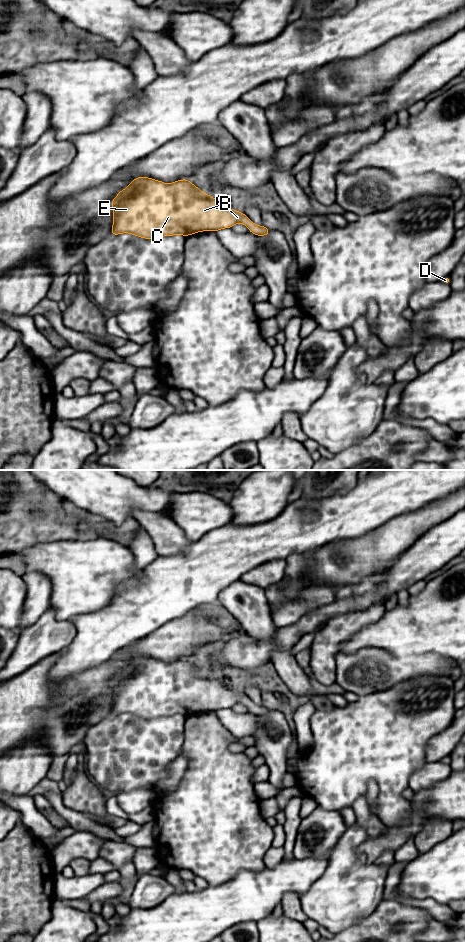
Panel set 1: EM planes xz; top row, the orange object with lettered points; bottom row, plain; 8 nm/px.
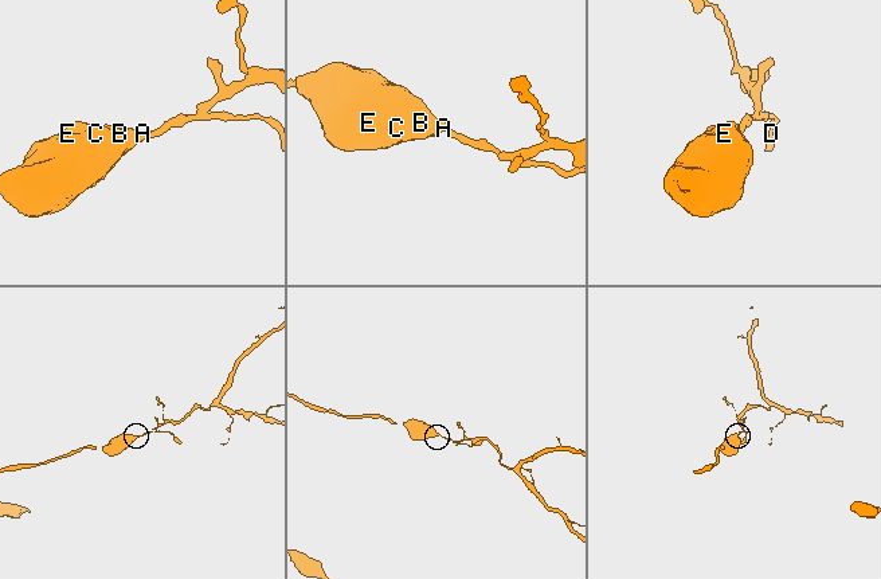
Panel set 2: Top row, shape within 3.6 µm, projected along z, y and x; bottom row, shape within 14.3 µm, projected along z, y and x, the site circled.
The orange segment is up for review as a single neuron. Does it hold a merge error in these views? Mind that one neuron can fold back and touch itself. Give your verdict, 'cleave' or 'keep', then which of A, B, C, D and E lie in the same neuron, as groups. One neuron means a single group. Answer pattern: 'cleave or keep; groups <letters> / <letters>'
cleave; groups A B C E / D

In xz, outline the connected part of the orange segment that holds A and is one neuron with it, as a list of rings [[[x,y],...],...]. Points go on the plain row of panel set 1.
[[[136,657],[130,665],[122,669],[111,681],[113,689],[113,706],[110,715],[130,713],[143,719],[155,719],[164,716],[183,715],[189,716],[202,711],[218,711],[225,708],[232,708],[237,703],[242,703],[250,708],[250,711],[258,710],[258,706],[244,693],[227,687],[220,680],[202,672],[193,665],[189,659],[182,659],[166,664],[150,657]]]

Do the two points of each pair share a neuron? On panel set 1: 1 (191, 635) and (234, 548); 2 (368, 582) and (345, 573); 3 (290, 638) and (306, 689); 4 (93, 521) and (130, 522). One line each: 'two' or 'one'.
1: two
2: two
3: two
4: one

